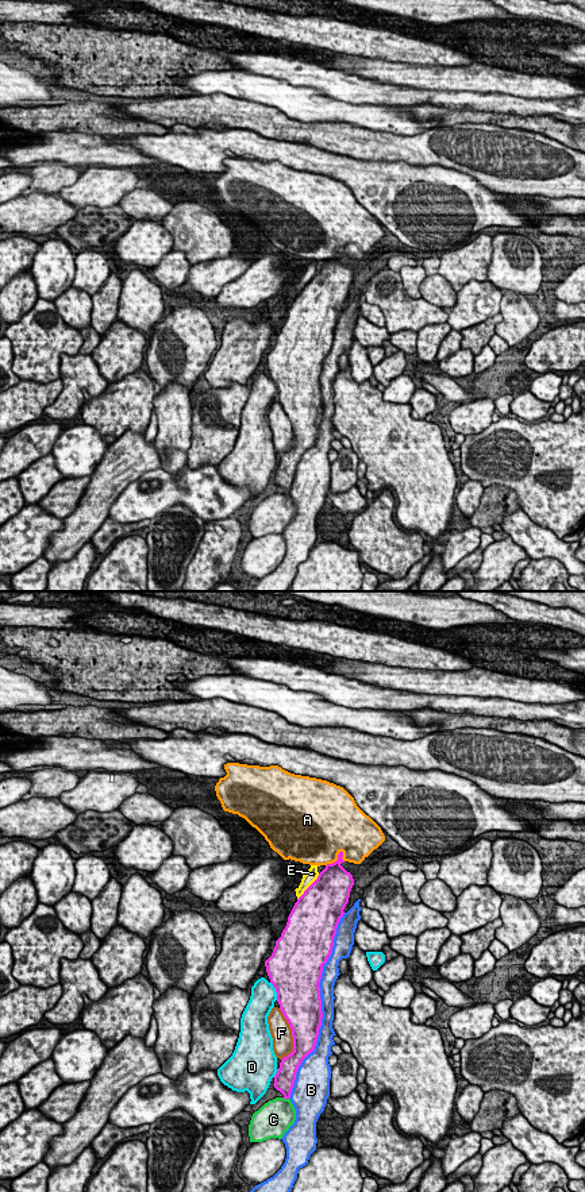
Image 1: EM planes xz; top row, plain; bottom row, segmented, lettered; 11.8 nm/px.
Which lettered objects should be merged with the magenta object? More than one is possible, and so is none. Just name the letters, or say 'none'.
B

